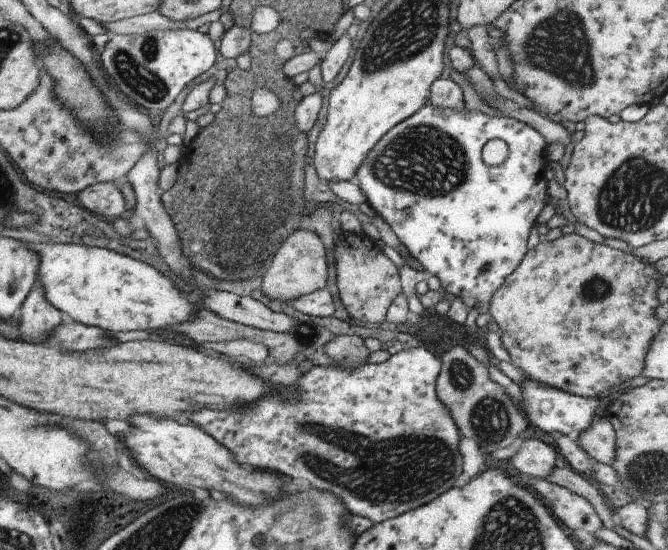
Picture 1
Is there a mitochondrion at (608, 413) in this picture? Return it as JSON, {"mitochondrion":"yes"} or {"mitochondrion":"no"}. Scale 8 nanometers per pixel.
{"mitochondrion":"no"}

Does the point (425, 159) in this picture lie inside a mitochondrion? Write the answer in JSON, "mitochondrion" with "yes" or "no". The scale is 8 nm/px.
{"mitochondrion":"yes"}

